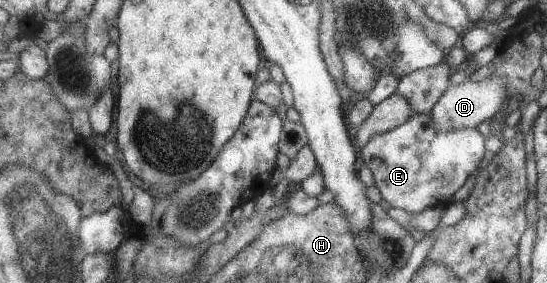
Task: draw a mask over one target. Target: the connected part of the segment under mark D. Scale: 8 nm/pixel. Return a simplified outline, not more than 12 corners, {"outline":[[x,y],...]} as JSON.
{"outline":[[465,79],[431,108],[436,128],[476,128],[499,112],[502,80]]}

